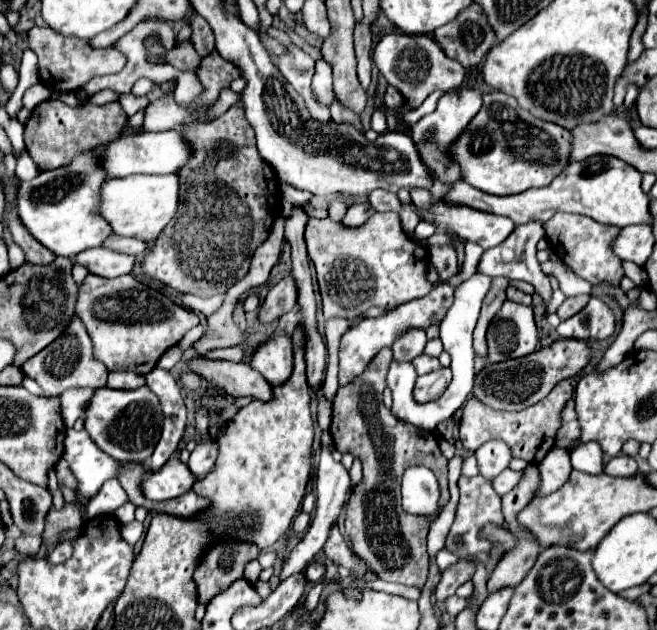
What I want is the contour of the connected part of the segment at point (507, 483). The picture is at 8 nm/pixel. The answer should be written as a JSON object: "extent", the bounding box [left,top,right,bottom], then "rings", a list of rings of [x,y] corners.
{"extent":[494,468,520,494],"rings":[[[506,468],[498,478],[494,478],[494,484],[500,484],[502,482],[502,488],[498,486],[498,494],[506,494],[506,492],[510,492],[518,482],[520,482],[520,474],[518,472],[514,472],[514,470],[510,470],[510,468]]]}

